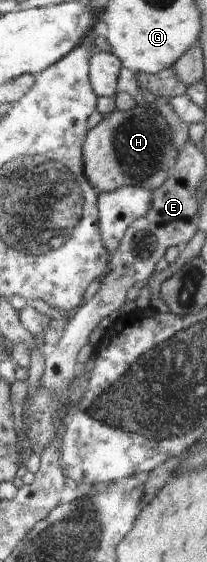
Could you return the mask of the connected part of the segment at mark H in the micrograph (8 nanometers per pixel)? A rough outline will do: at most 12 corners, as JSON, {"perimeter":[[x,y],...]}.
{"perimeter":[[151,105],[103,115],[82,144],[97,192],[155,190],[178,159]]}

